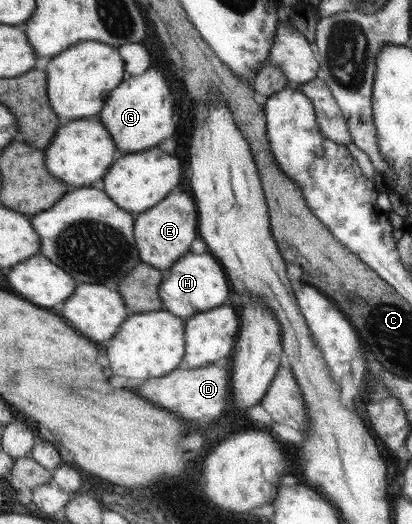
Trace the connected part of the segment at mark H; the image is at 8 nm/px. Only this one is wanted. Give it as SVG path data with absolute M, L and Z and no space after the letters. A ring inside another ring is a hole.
M208 250L202 254L188 252L165 273L159 284L159 297L165 310L187 320L197 313L222 306L230 296L230 285L226 269L212 253Z

